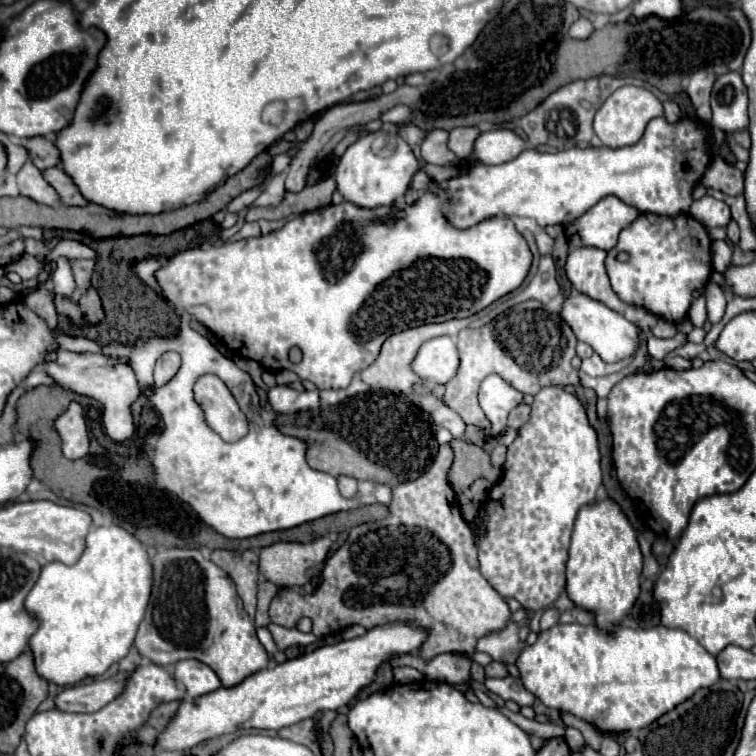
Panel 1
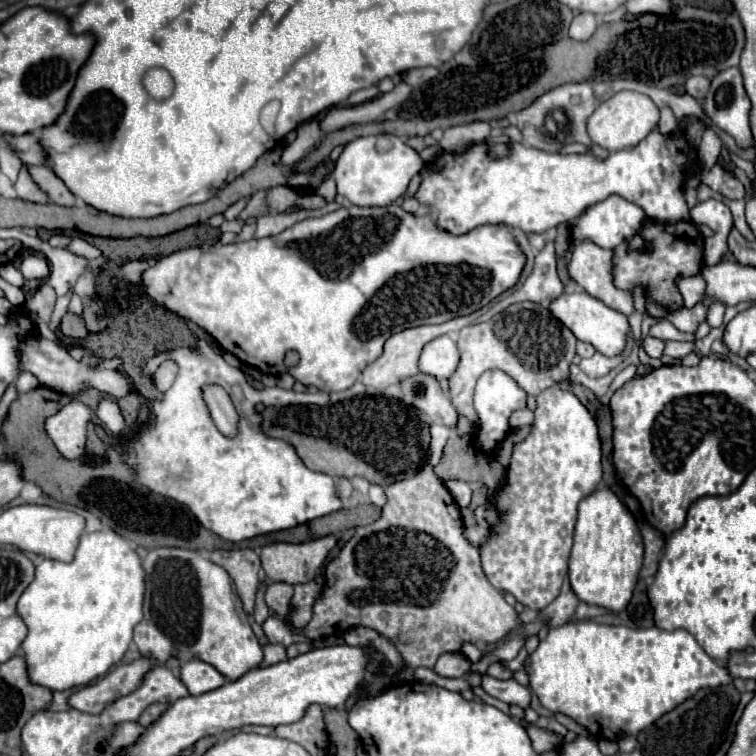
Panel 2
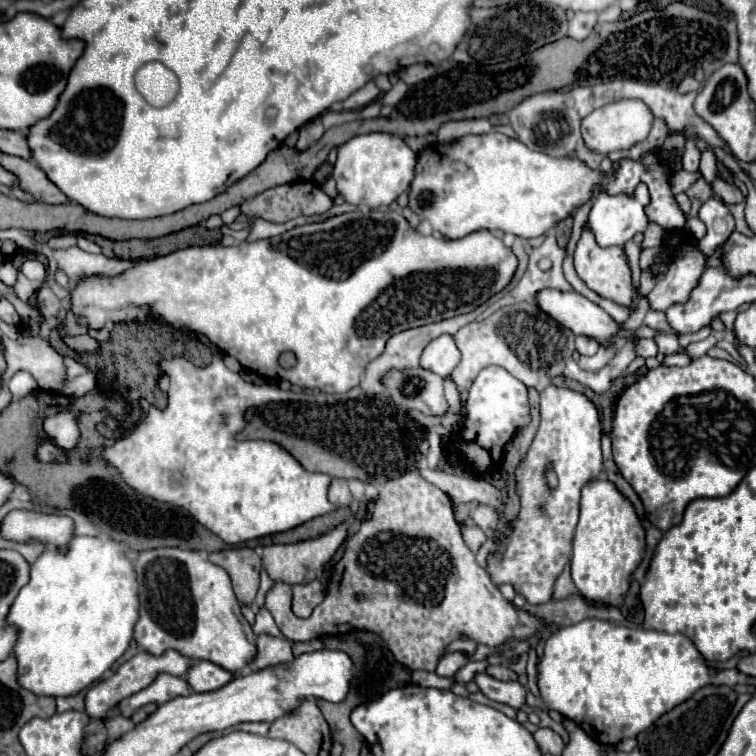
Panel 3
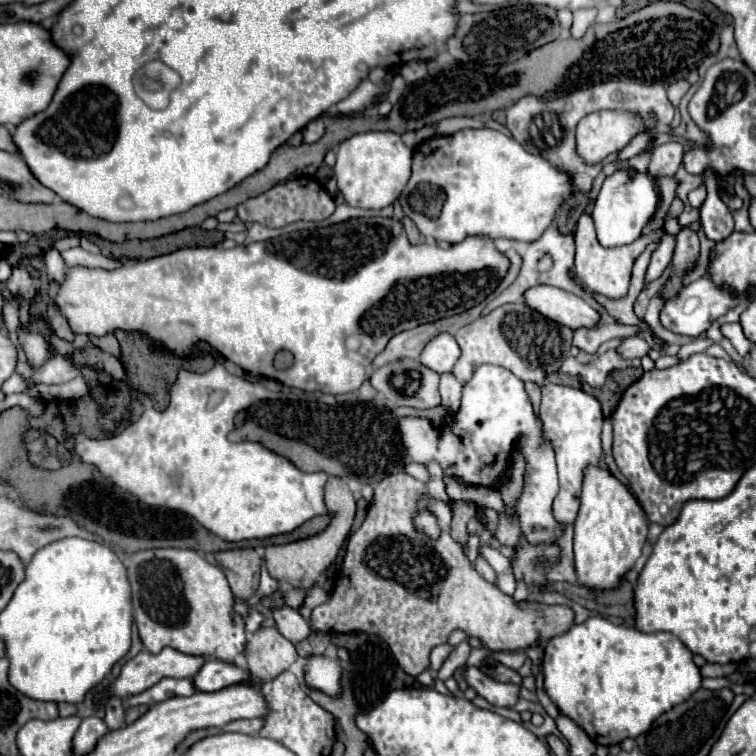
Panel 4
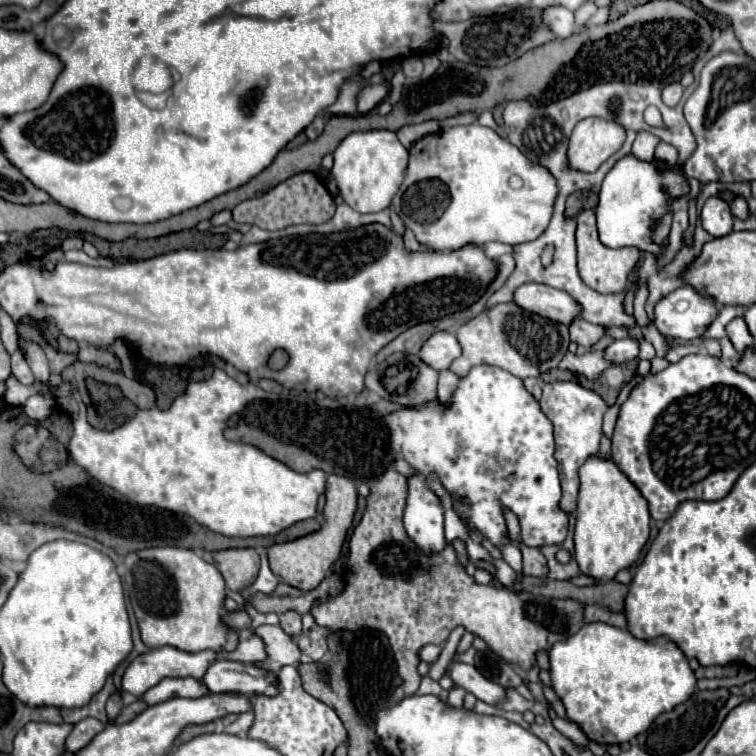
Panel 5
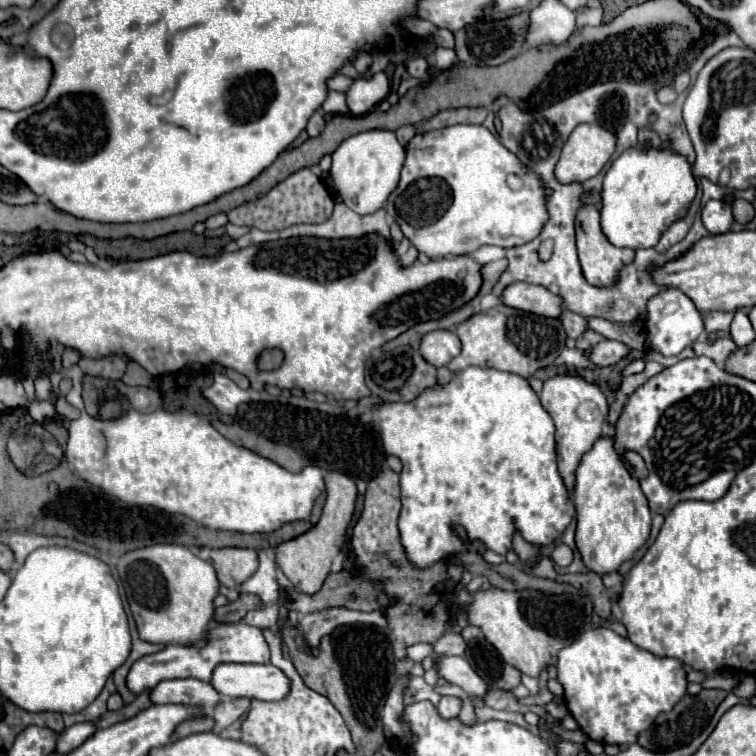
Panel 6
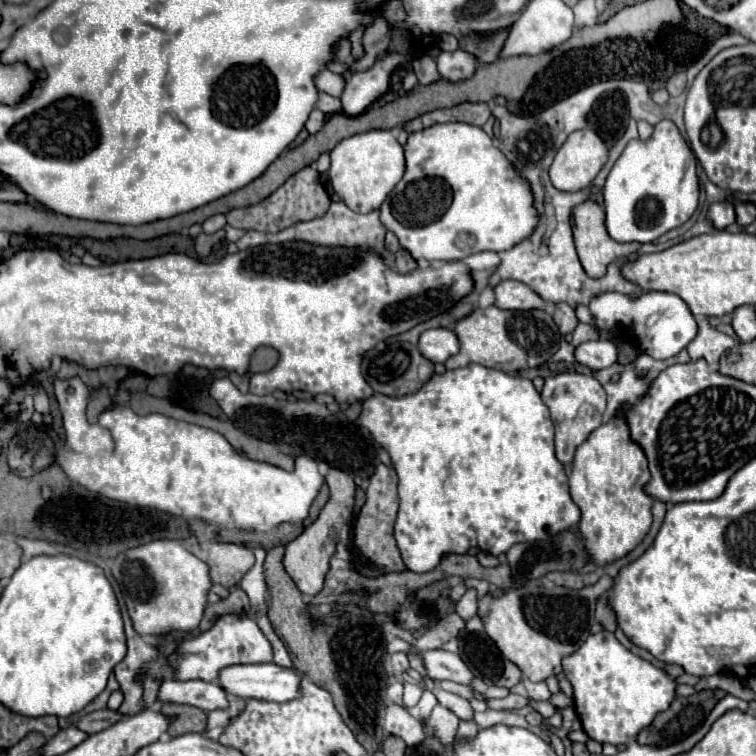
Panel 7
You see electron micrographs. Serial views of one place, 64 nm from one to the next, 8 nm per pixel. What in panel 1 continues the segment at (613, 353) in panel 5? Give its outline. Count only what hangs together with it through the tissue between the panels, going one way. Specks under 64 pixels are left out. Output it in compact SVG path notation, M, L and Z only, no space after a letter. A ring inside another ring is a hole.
M678 332L674 338L670 338L670 340L660 340L660 338L654 338L654 336L650 336L648 338L648 354L652 356L652 358L656 358L656 360L662 360L668 352L672 352L674 348L678 348L678 346L682 346L686 342L686 334L682 334L682 332Z

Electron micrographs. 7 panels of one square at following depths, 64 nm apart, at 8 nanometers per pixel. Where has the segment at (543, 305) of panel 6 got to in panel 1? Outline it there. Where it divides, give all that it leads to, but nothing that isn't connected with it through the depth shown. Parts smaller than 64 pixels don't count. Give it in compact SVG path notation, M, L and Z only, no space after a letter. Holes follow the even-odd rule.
M580 292L568 296L562 302L560 316L574 330L576 338L580 342L590 344L594 348L594 352L604 362L618 362L618 360L630 356L636 350L636 346L638 346L638 330L636 330L636 326L630 320L626 320L618 312L612 312L606 304L600 304L598 300L592 300L590 296L584 296Z

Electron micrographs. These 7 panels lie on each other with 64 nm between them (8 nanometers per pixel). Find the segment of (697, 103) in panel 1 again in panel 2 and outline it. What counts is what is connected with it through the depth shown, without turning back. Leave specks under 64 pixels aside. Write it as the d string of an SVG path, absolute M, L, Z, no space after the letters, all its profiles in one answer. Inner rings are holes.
M692 76L692 78L686 80L684 88L686 88L686 92L690 96L694 96L696 100L702 100L706 96L706 92L708 92L708 86L710 86L708 78L704 78L704 76Z

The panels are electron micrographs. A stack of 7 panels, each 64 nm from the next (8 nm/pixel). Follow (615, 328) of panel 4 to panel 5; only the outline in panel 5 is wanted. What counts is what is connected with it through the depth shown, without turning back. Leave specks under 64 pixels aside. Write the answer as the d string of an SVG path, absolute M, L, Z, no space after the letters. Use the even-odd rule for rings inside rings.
M584 318L572 320L572 324L570 324L568 328L570 328L570 338L572 338L572 342L584 344L584 346L592 346L592 344L598 342L602 336L606 336L602 326L590 324L590 322L586 322Z

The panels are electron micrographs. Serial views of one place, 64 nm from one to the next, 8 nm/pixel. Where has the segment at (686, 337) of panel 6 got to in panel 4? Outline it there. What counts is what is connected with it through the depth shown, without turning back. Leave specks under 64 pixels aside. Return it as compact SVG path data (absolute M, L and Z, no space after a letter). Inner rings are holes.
M702 276L700 280L684 286L674 298L670 298L662 312L660 312L660 322L666 330L680 334L680 336L688 336L688 338L698 338L702 332L706 332L710 328L710 324L720 318L722 314L726 314L728 308L740 304L744 300L744 296L732 296L724 290L718 290L718 286L714 286L714 282L708 276Z

